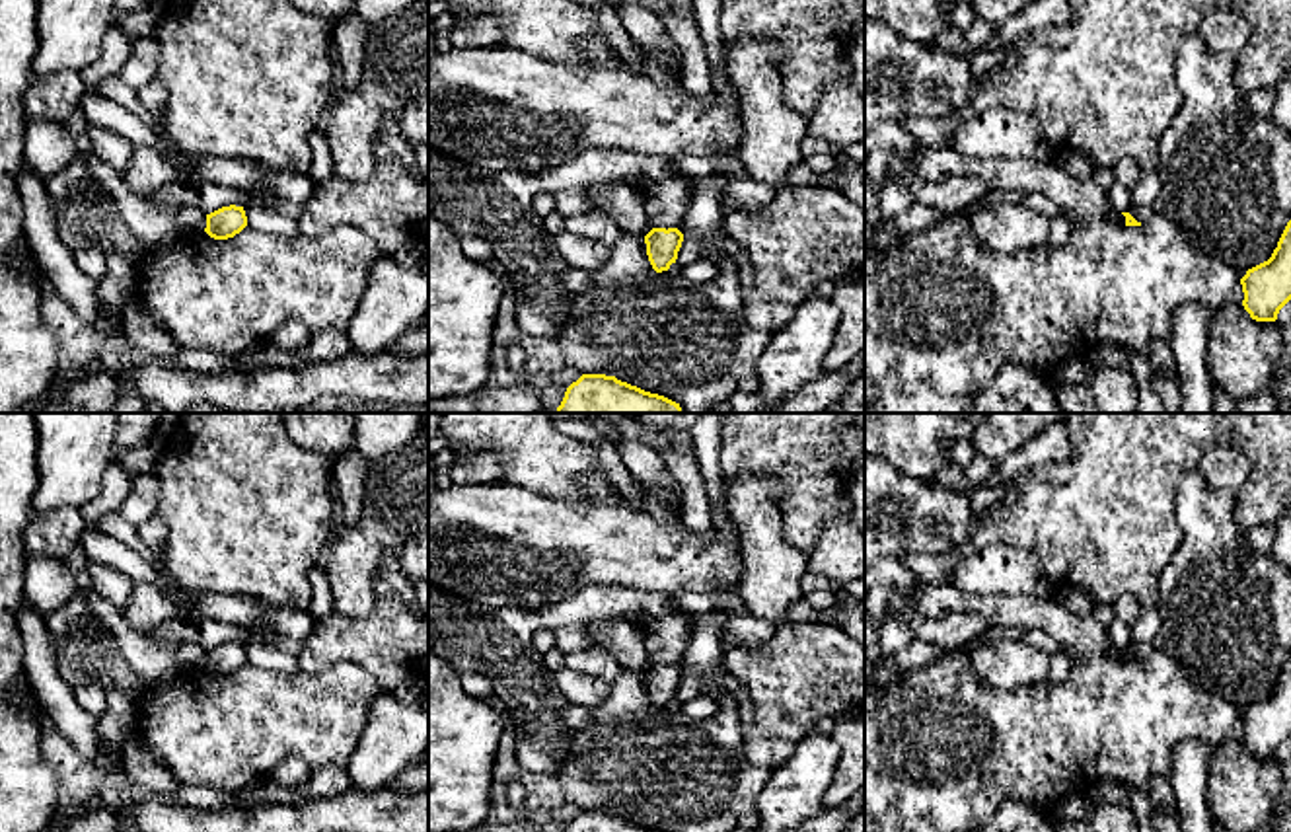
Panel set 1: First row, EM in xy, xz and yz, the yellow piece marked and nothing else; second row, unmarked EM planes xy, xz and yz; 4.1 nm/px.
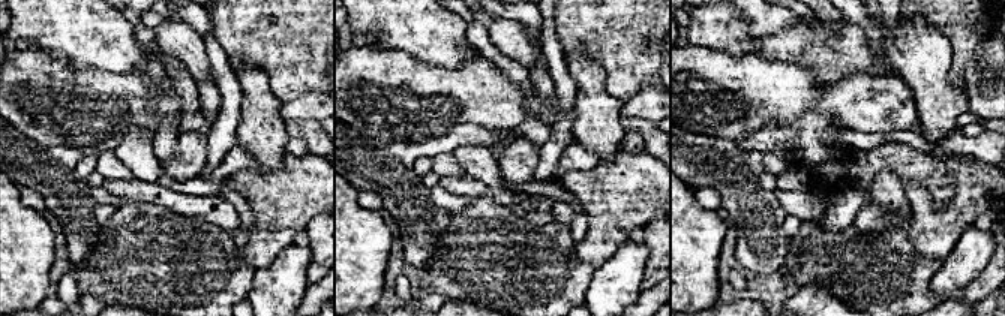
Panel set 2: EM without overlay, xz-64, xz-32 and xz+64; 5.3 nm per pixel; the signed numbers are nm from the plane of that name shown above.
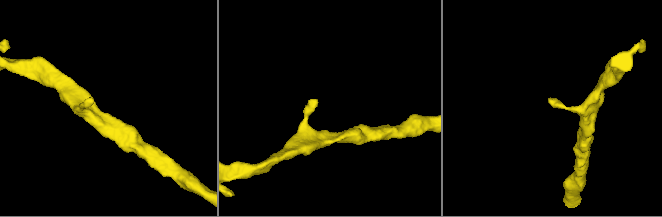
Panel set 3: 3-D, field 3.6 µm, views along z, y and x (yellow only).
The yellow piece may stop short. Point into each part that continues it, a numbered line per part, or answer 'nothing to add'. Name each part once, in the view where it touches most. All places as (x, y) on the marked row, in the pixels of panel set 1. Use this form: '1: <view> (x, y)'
nothing to add

